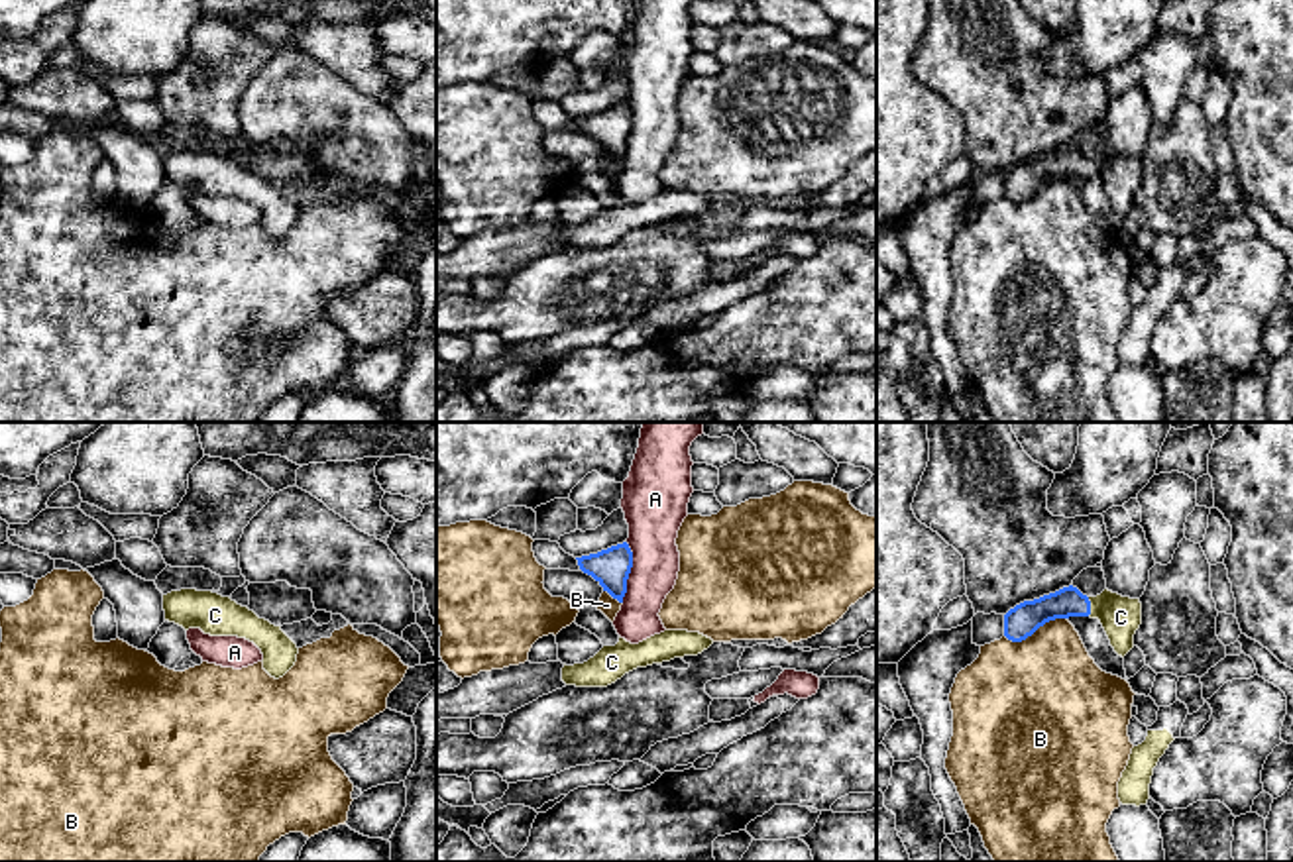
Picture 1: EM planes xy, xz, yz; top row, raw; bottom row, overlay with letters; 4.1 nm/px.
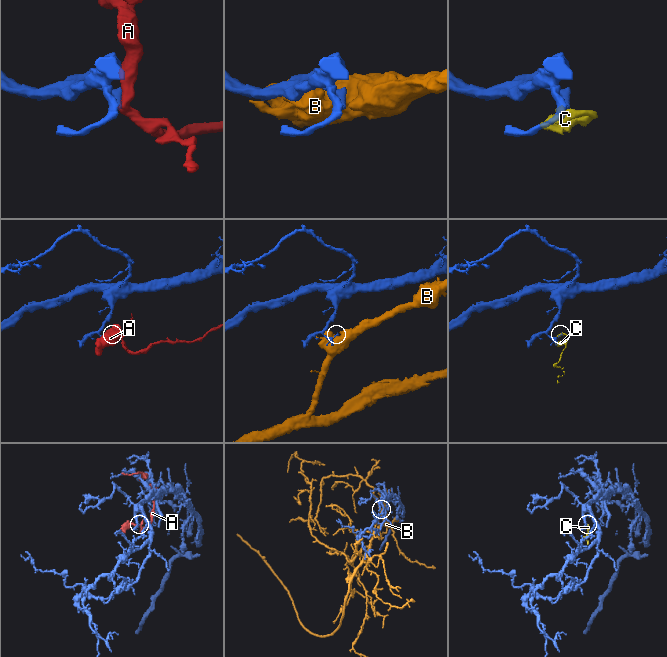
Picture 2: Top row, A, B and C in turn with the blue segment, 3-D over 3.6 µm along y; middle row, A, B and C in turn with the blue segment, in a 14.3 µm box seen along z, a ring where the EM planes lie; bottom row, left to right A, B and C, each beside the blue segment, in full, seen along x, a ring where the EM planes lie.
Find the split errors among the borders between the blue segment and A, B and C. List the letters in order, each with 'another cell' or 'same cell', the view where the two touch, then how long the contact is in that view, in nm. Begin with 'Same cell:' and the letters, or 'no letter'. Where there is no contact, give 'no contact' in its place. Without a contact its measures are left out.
Same cell: C
A: another cell; meets blue in xz; contact 240 nm long
B: another cell; meets blue in yz; contact 260 nm long
C: same cell; meets blue in yz; contact 80 nm long

